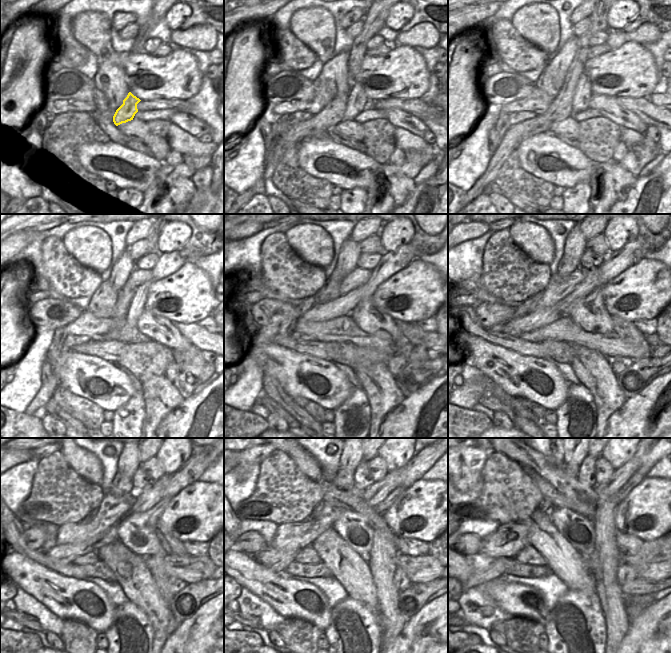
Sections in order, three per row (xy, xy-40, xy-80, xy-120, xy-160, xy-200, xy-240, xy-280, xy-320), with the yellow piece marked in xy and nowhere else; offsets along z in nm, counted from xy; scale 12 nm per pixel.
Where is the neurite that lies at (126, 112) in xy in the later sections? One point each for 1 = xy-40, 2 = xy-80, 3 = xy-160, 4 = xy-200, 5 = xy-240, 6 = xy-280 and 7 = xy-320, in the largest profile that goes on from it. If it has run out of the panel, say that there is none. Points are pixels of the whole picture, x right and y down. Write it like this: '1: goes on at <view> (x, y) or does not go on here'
1: goes on at xy-40 (357, 98)
2: goes on at xy-80 (582, 95)
3: goes on at xy-160 (392, 262)
4: goes on at xy-200 (616, 262)
5: goes on at xy-240 (189, 473)
6: goes on at xy-280 (415, 469)
7: goes on at xy-320 (651, 458)

